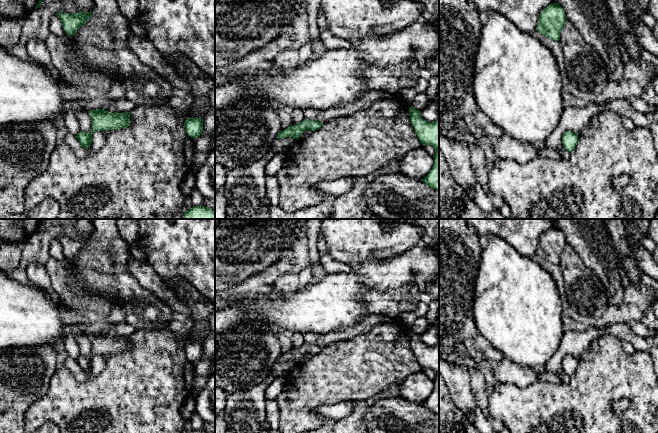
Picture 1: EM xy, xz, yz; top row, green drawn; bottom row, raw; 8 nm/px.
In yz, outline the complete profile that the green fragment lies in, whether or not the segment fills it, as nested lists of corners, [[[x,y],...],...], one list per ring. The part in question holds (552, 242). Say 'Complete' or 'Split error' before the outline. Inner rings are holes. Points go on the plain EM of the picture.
Complete. [[[552,227],[541,235],[536,254],[545,261],[559,265],[566,245],[564,233],[558,227]]]

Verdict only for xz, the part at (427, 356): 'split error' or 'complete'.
complete

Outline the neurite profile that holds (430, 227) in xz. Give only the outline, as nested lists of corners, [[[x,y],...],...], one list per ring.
[[[409,219],[409,224],[422,228],[424,234],[421,243],[439,252],[439,219]]]

